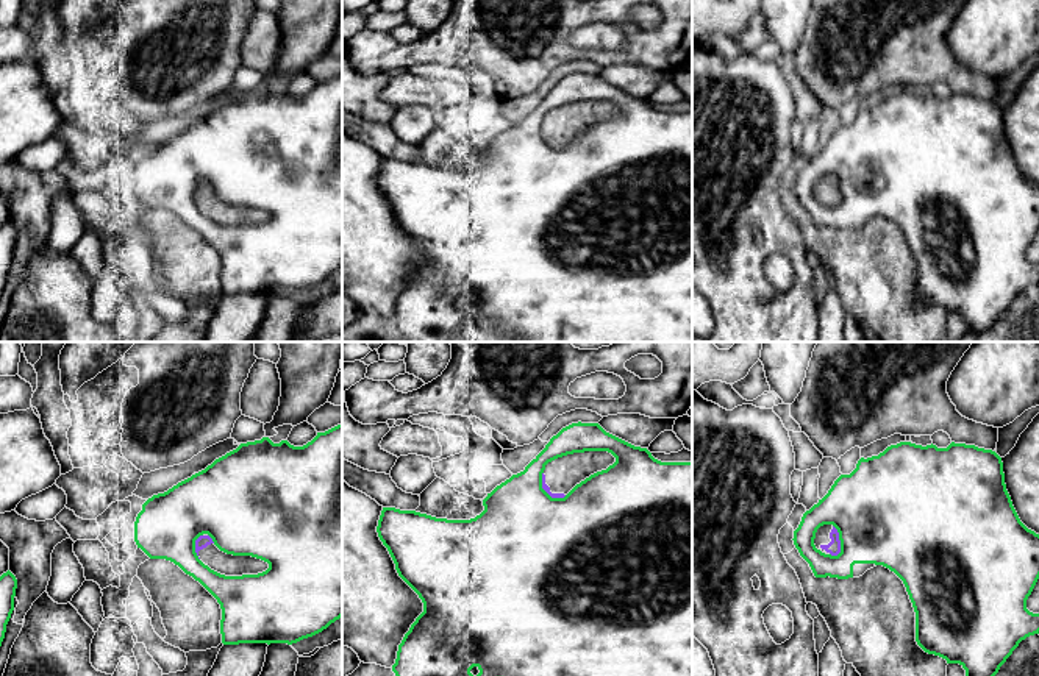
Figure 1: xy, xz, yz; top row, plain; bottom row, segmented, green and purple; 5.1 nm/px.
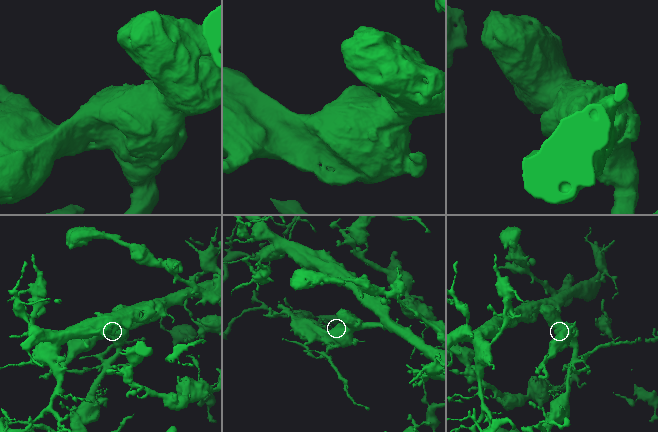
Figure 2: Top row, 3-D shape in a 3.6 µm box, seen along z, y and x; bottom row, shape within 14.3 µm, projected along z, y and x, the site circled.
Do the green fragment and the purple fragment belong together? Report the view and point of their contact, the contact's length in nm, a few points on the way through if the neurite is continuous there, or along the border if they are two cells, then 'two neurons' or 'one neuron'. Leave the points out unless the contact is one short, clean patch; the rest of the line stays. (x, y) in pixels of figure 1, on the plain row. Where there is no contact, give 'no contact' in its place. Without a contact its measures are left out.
contact xz (544, 141); length 180 nm; border xz (542, 122), (542, 138), (552, 147), (563, 149); two neurons

